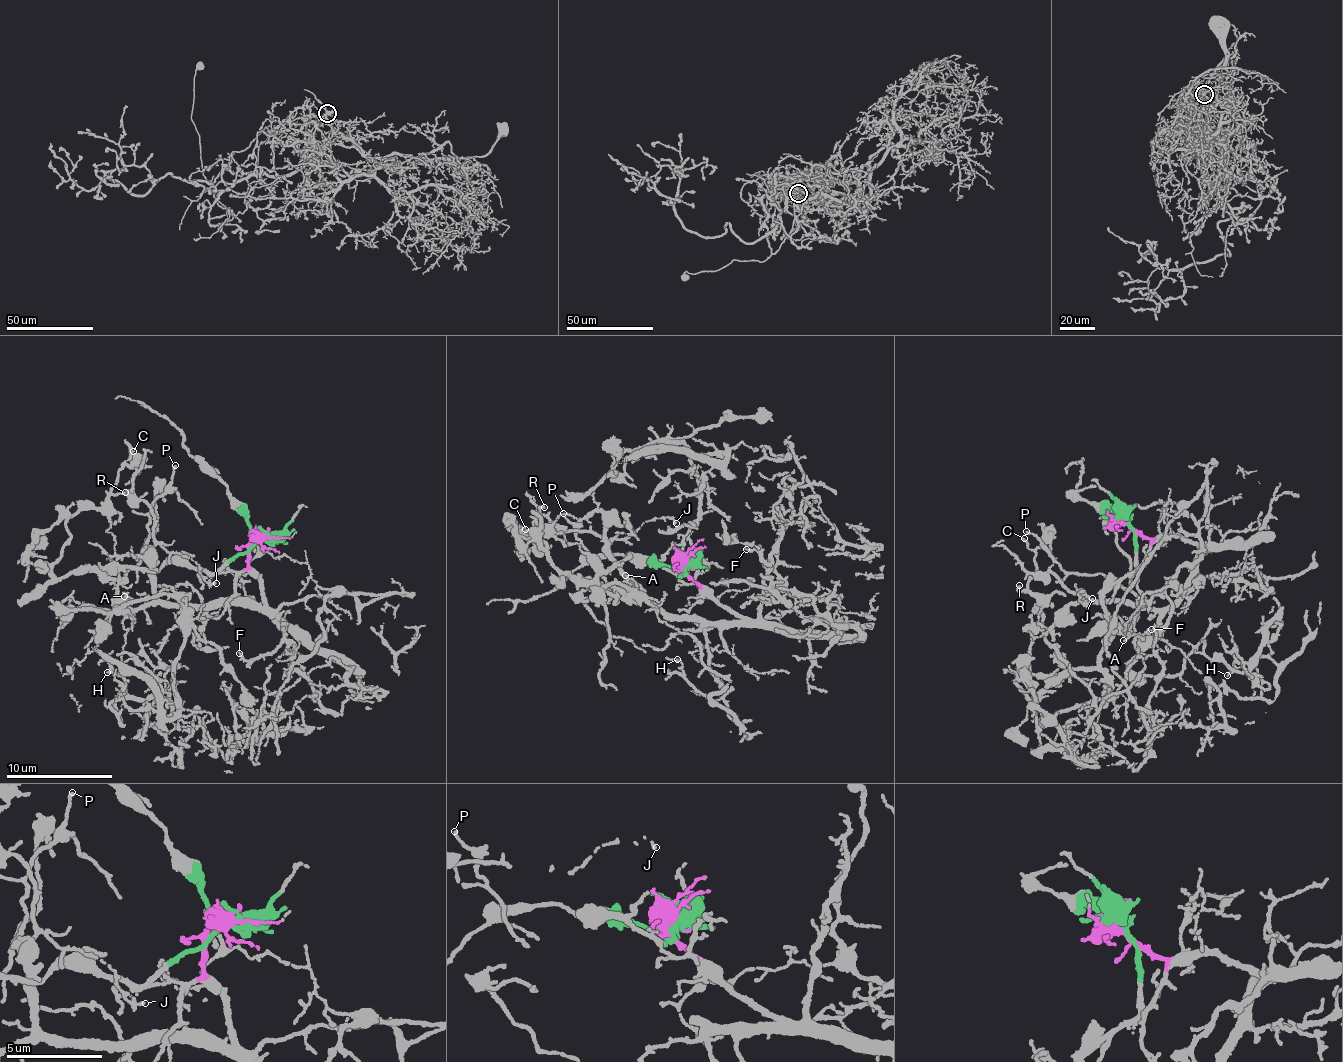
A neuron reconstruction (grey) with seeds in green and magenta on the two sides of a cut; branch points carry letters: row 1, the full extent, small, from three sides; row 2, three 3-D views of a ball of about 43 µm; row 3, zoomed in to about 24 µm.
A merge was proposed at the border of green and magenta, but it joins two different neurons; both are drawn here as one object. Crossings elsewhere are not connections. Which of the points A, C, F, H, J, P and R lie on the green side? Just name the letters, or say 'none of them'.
C, P, R

